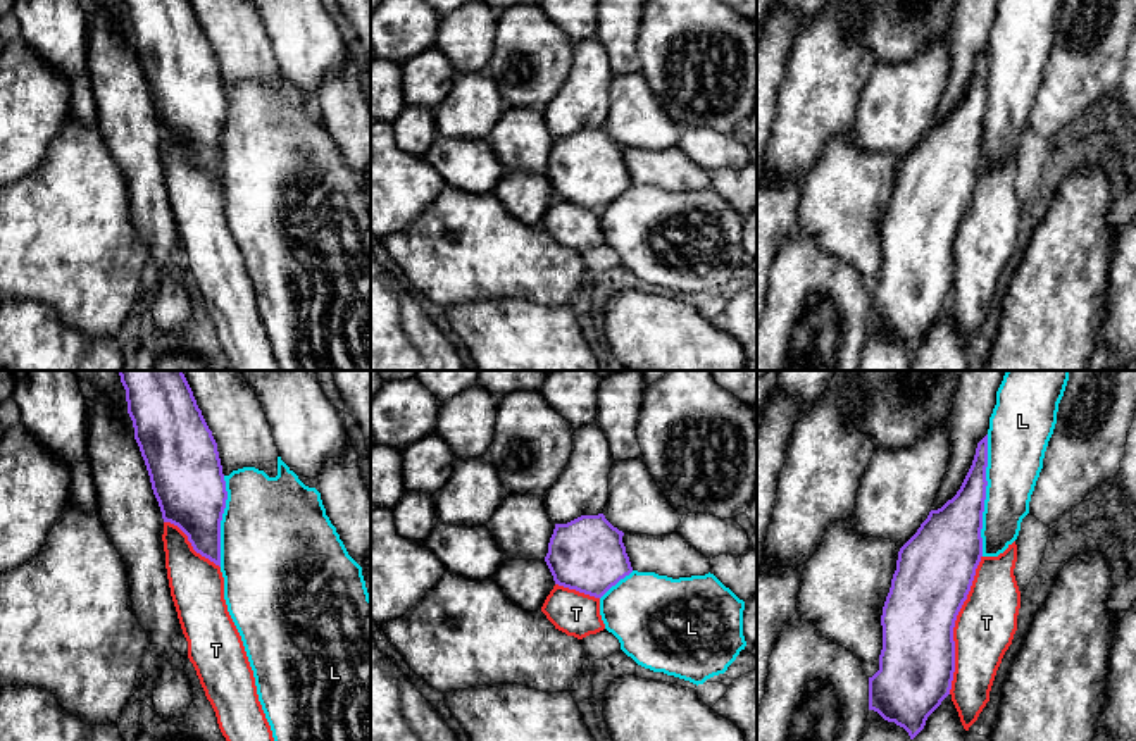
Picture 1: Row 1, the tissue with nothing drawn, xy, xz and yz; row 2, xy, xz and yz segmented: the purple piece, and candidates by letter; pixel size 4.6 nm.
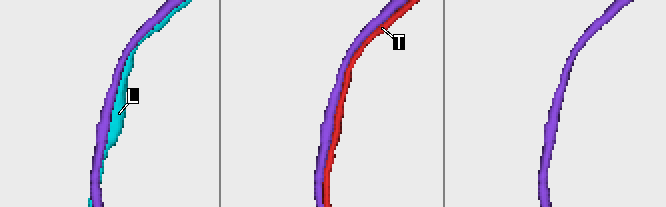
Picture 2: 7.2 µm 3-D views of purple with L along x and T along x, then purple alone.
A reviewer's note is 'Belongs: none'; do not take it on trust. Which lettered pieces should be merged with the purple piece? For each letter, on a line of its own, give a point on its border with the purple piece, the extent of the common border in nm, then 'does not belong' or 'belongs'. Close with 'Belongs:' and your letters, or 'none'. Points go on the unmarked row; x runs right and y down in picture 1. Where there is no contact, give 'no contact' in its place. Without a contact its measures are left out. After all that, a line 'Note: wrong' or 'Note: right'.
L: yz (985, 109) | 550 nm | does not belong
T: yz (954, 238) | 650 nm | does not belong
Belongs: none
Note: right

